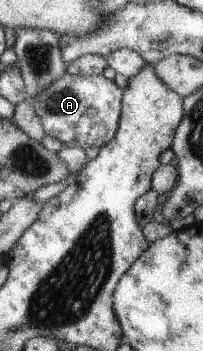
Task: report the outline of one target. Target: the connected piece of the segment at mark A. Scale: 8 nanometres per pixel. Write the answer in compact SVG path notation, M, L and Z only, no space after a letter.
M67 71L33 99L33 108L42 122L45 135L56 137L64 148L86 151L96 146L100 149L115 138L121 118L121 101L124 90L104 74L72 75Z

